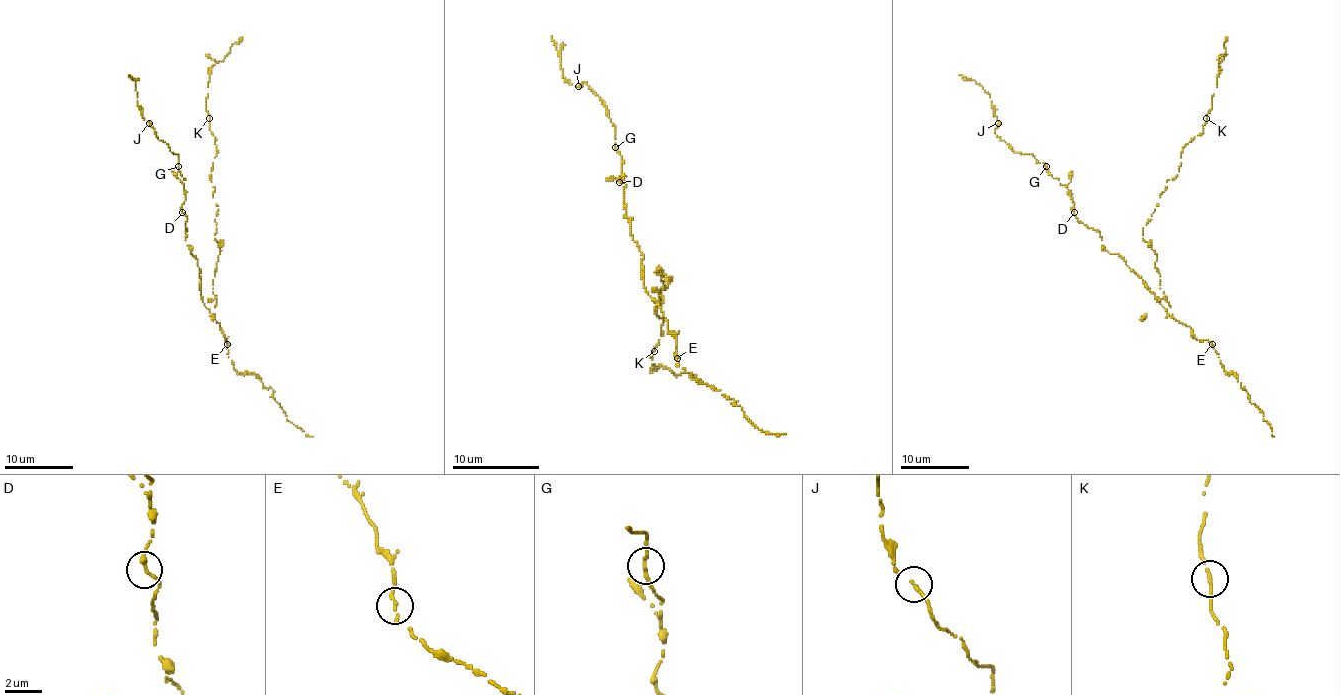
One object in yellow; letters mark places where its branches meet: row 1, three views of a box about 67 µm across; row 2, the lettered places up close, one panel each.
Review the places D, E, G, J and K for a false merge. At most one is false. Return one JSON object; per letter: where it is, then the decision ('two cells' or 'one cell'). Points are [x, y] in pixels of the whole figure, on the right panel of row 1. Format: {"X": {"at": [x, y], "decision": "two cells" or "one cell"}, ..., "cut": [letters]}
{"D": {"at": [1074, 212], "decision": "one cell"}, "E": {"at": [1212, 344], "decision": "one cell"}, "G": {"at": [1046, 166], "decision": "one cell"}, "J": {"at": [998, 123], "decision": "one cell"}, "K": {"at": [1206, 118], "decision": "one cell"}, "cut": []}

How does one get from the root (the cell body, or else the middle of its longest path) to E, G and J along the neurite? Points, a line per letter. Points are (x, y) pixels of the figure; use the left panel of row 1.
E: (202, 302), (220, 324), (227, 343)
G: (202, 302), (201, 269), (185, 240), (187, 216), (182, 211), (185, 190), (178, 166)
J: (202, 302), (201, 269), (185, 240), (187, 216), (182, 211), (185, 190), (178, 154), (158, 138), (149, 123)

